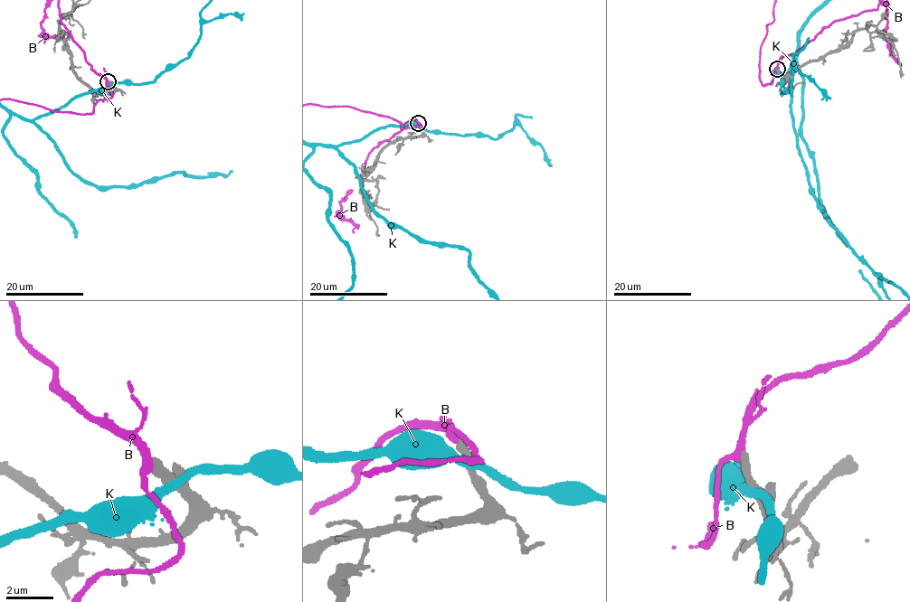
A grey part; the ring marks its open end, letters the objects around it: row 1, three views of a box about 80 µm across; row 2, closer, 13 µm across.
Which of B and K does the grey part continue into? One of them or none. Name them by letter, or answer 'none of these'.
B

